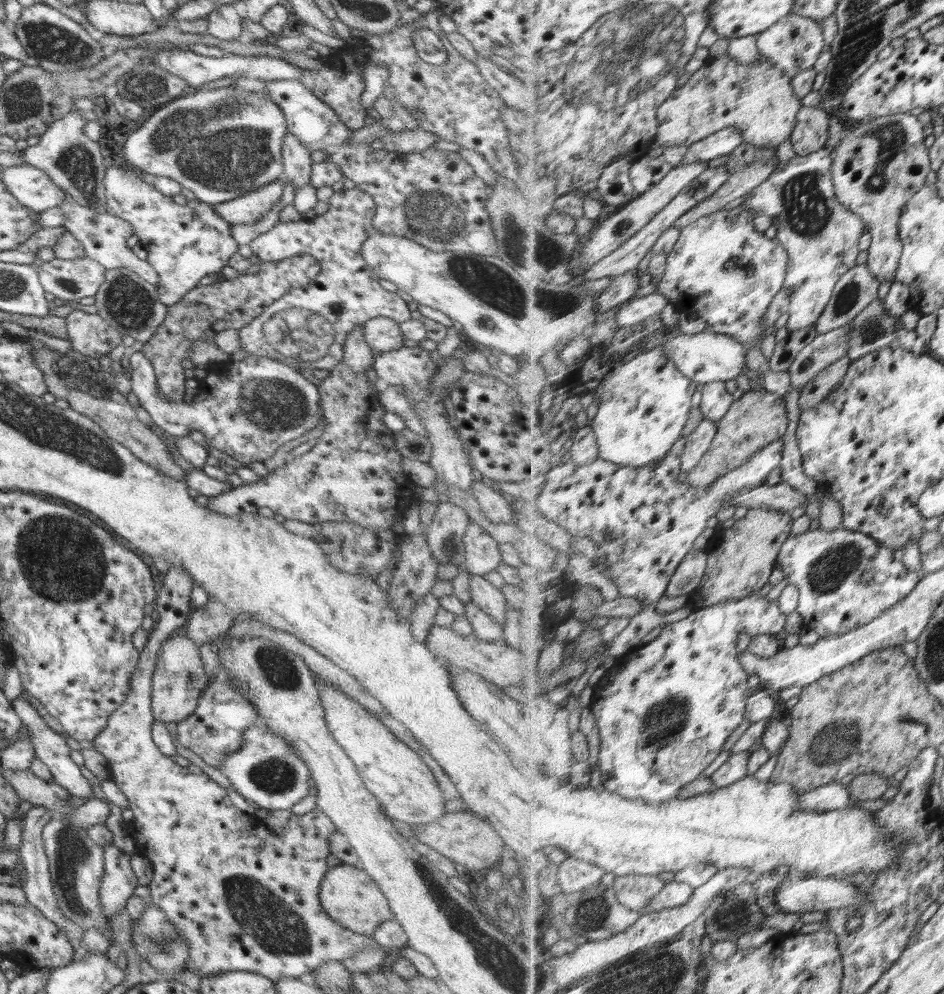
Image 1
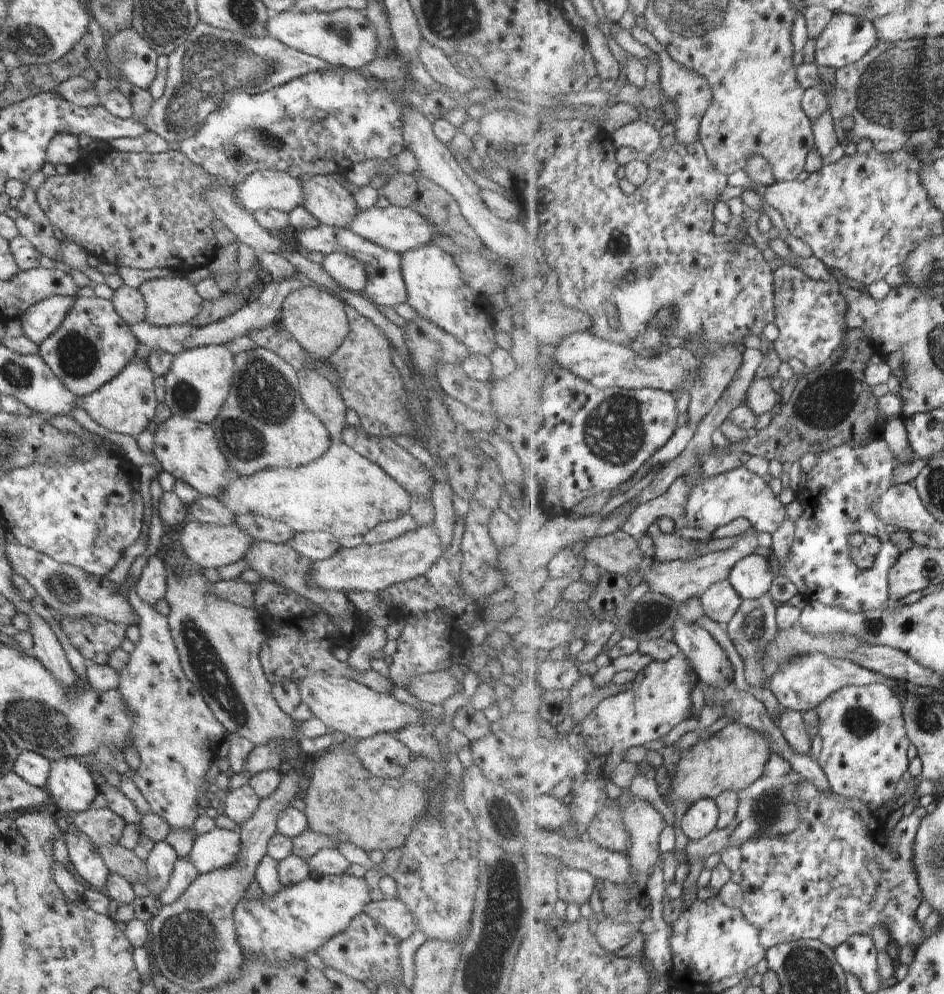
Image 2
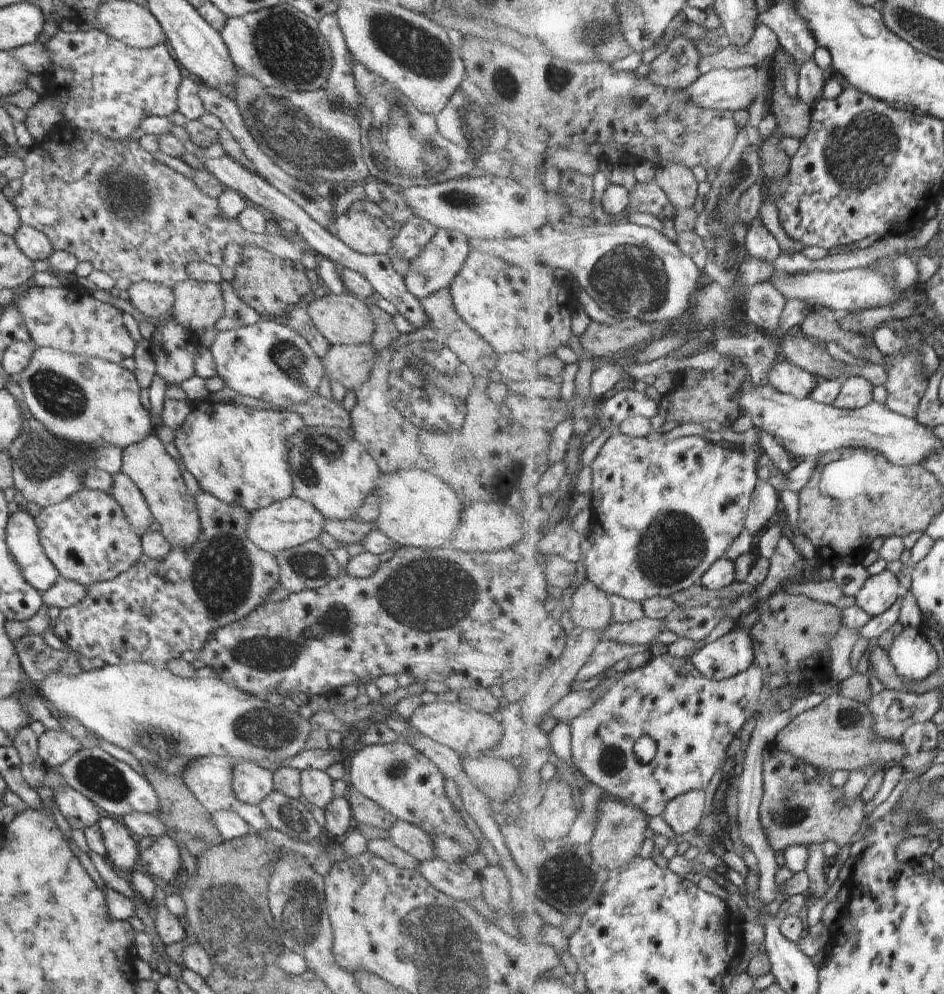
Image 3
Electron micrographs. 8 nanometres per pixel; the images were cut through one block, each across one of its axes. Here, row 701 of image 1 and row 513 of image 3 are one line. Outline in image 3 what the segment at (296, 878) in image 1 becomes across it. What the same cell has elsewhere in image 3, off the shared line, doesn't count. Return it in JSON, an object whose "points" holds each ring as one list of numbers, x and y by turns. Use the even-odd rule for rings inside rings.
{"points":[[122,471,113,475,112,488,108,494,118,502,120,510,138,536,142,536,155,521,142,493]]}

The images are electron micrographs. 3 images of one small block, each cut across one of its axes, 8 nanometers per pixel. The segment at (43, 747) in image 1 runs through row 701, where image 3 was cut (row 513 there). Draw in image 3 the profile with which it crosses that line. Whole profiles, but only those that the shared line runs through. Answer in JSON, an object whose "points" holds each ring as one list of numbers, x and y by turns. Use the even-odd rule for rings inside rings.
{"points":[[19,508,10,515,5,529,5,544,13,558,16,558,24,580,38,592,46,592,60,580,56,566,44,554,38,526,26,510]]}

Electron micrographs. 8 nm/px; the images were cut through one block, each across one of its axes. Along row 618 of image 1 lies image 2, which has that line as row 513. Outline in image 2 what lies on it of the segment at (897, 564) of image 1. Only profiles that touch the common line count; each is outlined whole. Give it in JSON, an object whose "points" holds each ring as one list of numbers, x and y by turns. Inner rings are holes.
{"points":[[884,439,862,446,846,443,832,450,826,450,824,454,817,457,818,464,808,474,806,488,796,496,804,509,797,521,795,543,790,558,785,563,778,563,773,558,773,550,771,550,769,560,776,572,780,572,797,586,807,603,820,601,825,605,844,607,855,613,887,609,892,599,891,570,900,560,903,552,892,542,891,533,886,530,888,524,876,514,875,502,893,487,894,470,900,466,901,460],[857,532,879,536,883,542,880,554,871,569,862,570,851,557,850,539]]}

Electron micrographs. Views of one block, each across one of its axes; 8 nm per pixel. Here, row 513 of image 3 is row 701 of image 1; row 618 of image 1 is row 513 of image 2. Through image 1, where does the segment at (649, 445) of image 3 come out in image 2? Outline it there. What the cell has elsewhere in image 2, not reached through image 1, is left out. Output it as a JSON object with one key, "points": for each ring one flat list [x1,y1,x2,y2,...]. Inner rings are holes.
{"points":[[744,466,721,475,702,477,693,486,685,505,688,531,697,535,710,536,720,526,726,526,740,516,747,518,759,532,771,534,774,534,787,519,786,505,780,502,780,497,774,494,770,484]]}

